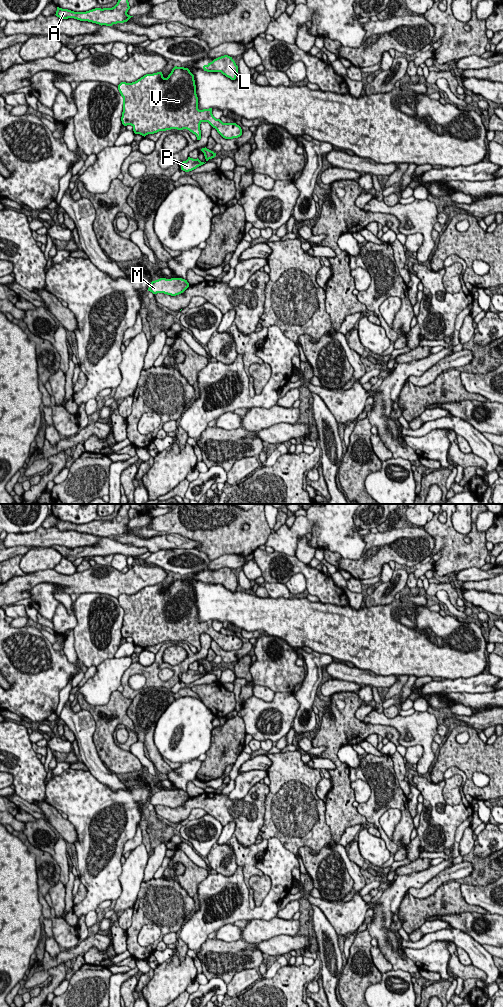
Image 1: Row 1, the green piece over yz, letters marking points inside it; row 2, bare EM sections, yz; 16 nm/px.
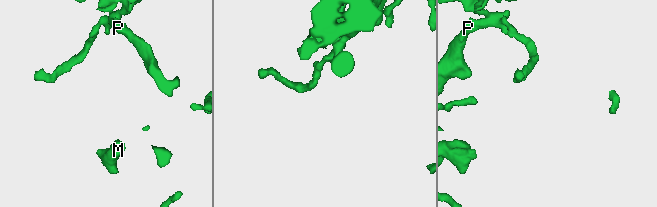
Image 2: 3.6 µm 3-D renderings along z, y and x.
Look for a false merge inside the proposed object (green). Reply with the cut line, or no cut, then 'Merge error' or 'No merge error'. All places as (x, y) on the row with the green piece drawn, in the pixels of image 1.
No split. No merge error

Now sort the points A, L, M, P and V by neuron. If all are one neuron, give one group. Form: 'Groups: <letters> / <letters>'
Groups: A L M P V

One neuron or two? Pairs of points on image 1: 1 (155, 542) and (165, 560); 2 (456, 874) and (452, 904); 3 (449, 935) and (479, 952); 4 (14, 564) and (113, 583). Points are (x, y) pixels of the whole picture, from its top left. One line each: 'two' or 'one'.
1: two
2: two
3: one
4: two

